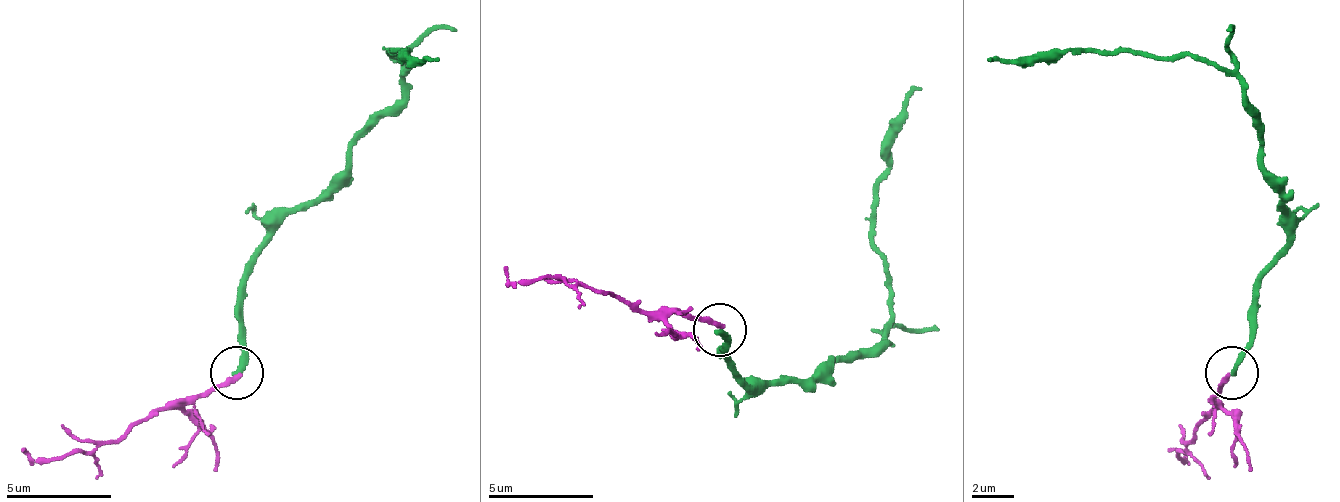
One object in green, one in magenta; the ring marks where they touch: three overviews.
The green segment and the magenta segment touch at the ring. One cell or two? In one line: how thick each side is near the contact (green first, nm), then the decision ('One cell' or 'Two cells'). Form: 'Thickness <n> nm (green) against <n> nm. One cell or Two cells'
Thickness 260 nm (green) against 240 nm. Two cells

